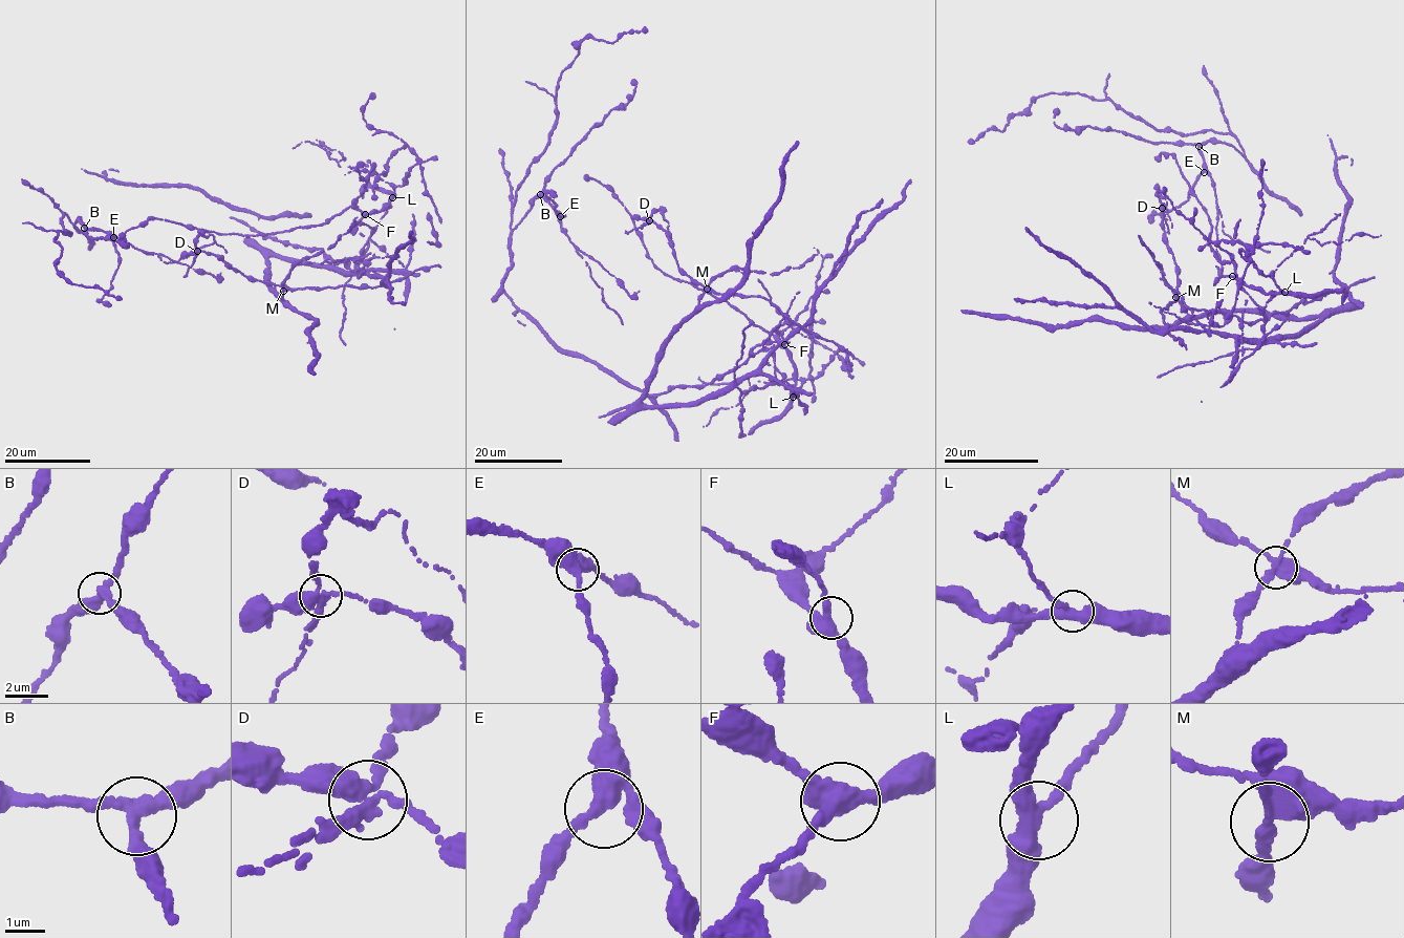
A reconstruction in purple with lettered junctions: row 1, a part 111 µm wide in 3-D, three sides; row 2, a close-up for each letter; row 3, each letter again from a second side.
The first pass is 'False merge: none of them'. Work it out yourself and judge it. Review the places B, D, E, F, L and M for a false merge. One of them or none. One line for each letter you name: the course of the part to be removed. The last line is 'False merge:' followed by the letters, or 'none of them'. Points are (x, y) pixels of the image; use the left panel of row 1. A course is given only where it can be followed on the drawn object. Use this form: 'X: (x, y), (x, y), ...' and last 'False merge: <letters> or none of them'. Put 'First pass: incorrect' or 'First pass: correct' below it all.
D: (197, 252), (194, 239), (201, 234), (213, 235), (215, 243), (227, 253)
False merge: D
First pass: incorrect

